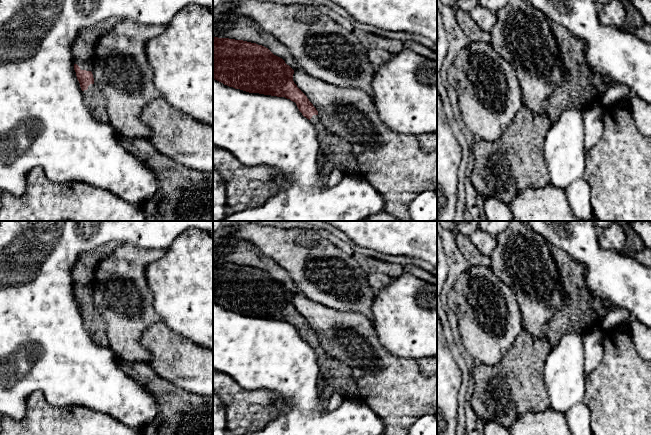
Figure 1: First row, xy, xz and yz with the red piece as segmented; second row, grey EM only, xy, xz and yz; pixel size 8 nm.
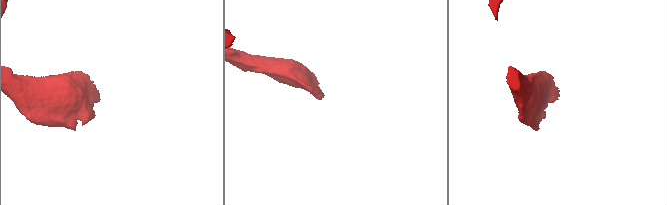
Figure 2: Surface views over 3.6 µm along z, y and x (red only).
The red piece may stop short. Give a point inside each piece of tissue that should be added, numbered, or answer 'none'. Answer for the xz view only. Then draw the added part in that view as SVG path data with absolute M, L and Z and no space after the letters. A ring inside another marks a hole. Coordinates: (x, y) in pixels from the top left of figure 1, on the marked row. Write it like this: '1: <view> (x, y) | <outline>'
1: xz (334, 152) | M313 115L310 122L314 126L319 141L318 164L327 176L333 170L340 170L346 175L361 176L359 165L350 151L350 145L343 138L328 132L322 124L319 115Z

